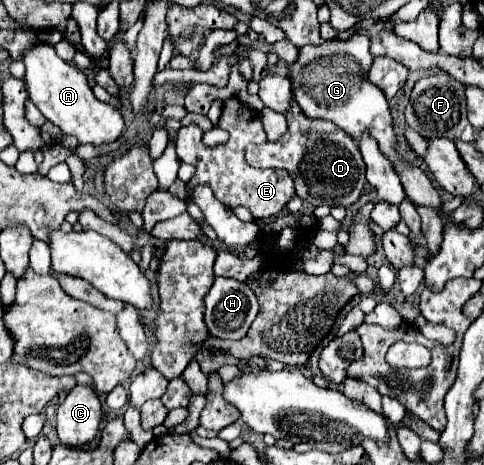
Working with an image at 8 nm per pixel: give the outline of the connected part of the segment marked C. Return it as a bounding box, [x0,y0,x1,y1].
[55,385,103,449]

